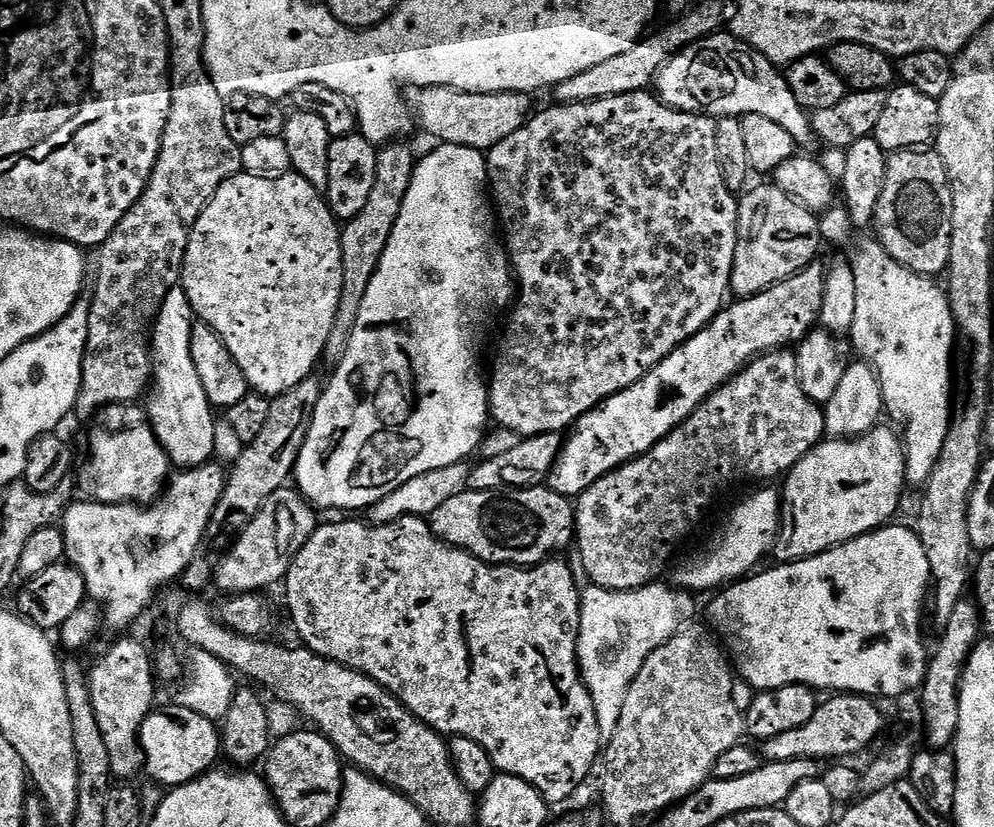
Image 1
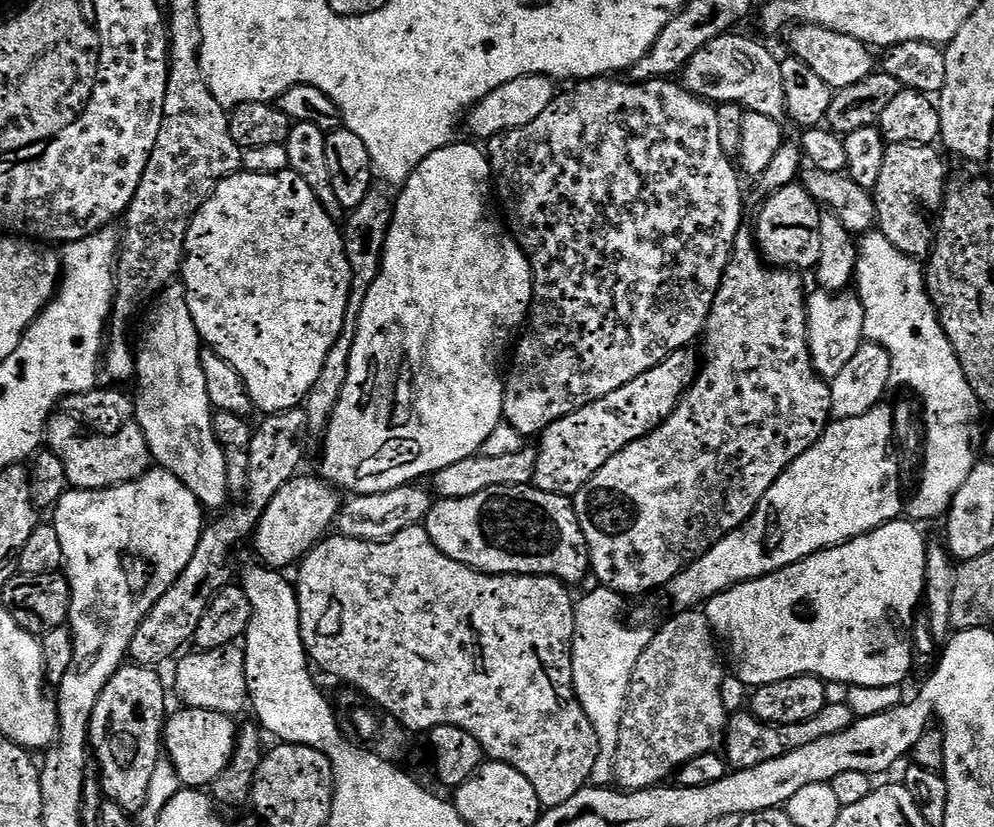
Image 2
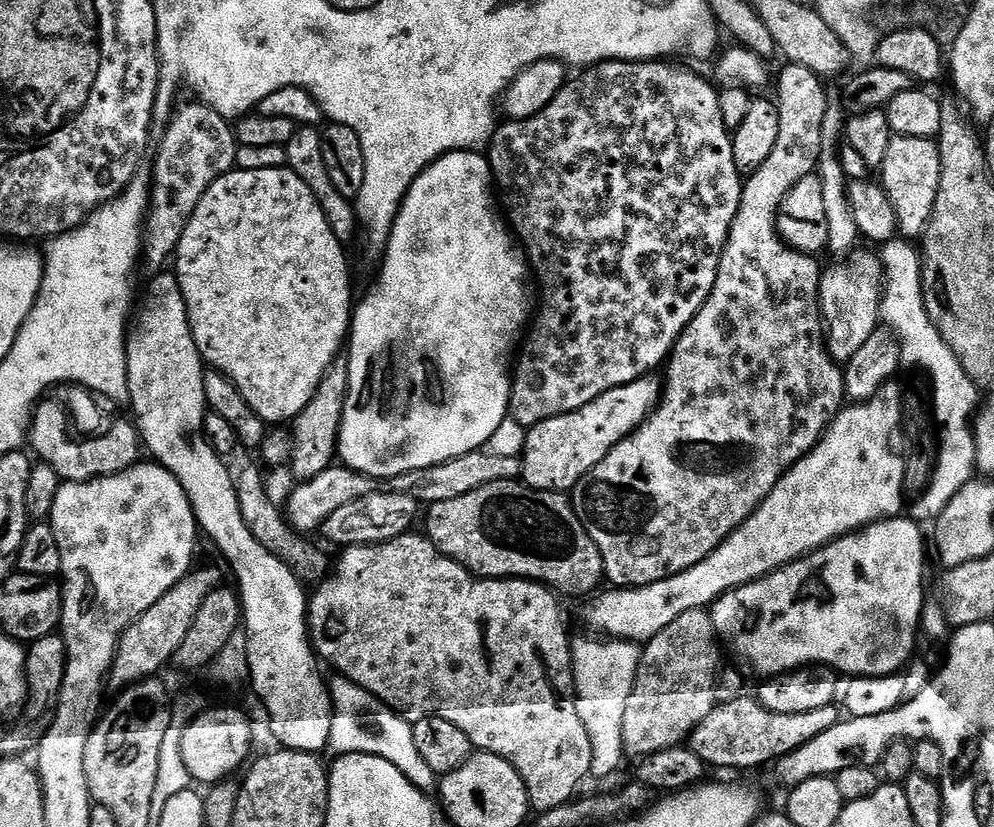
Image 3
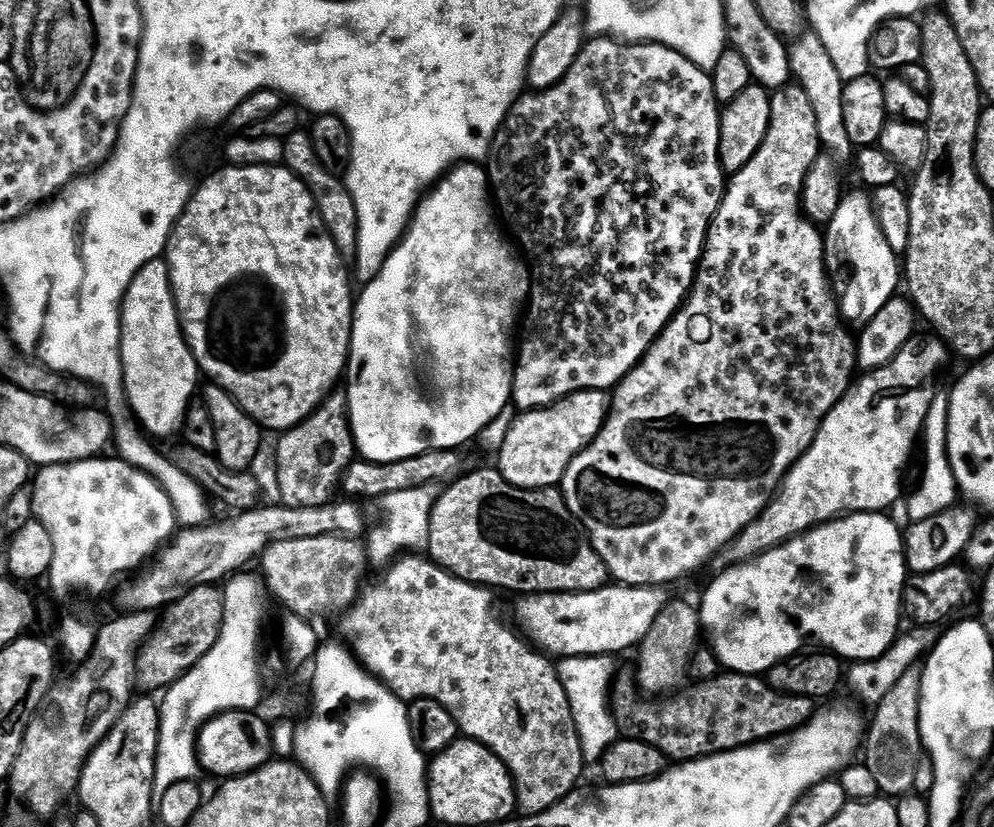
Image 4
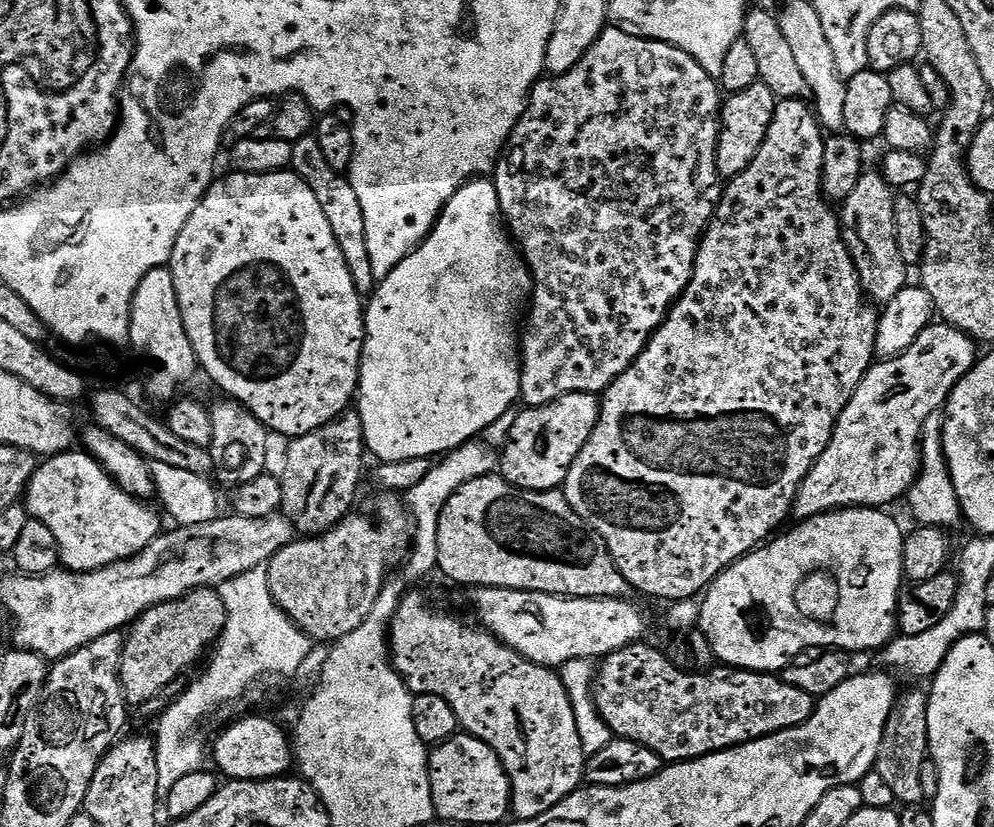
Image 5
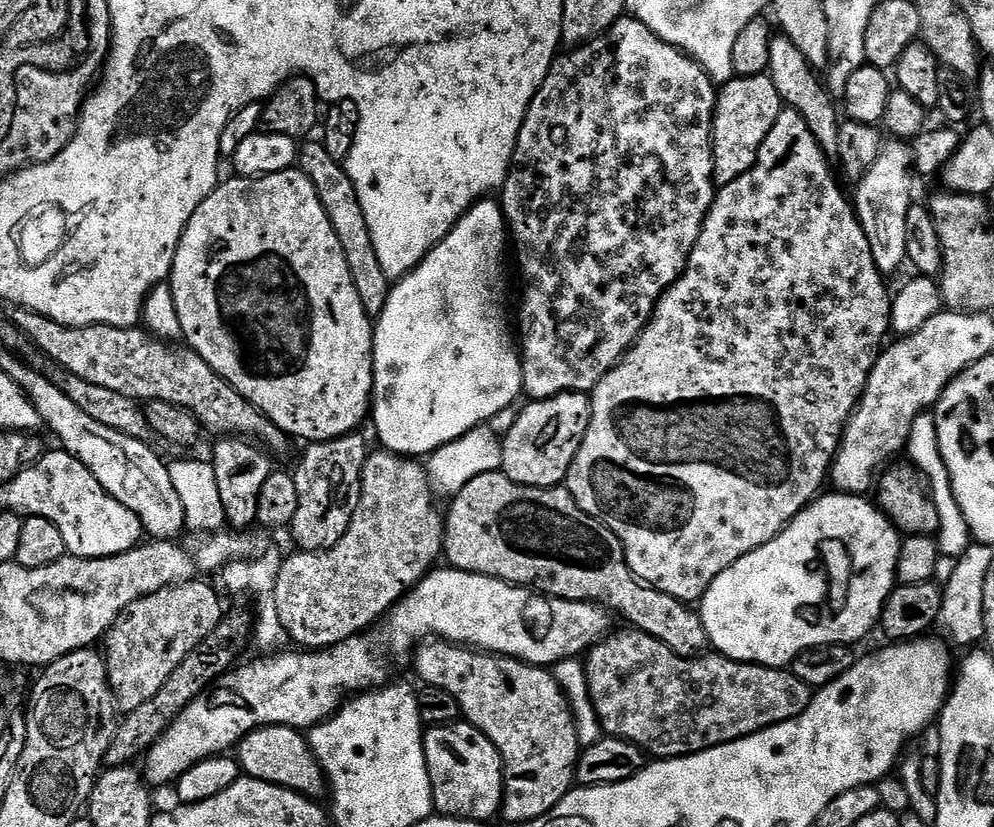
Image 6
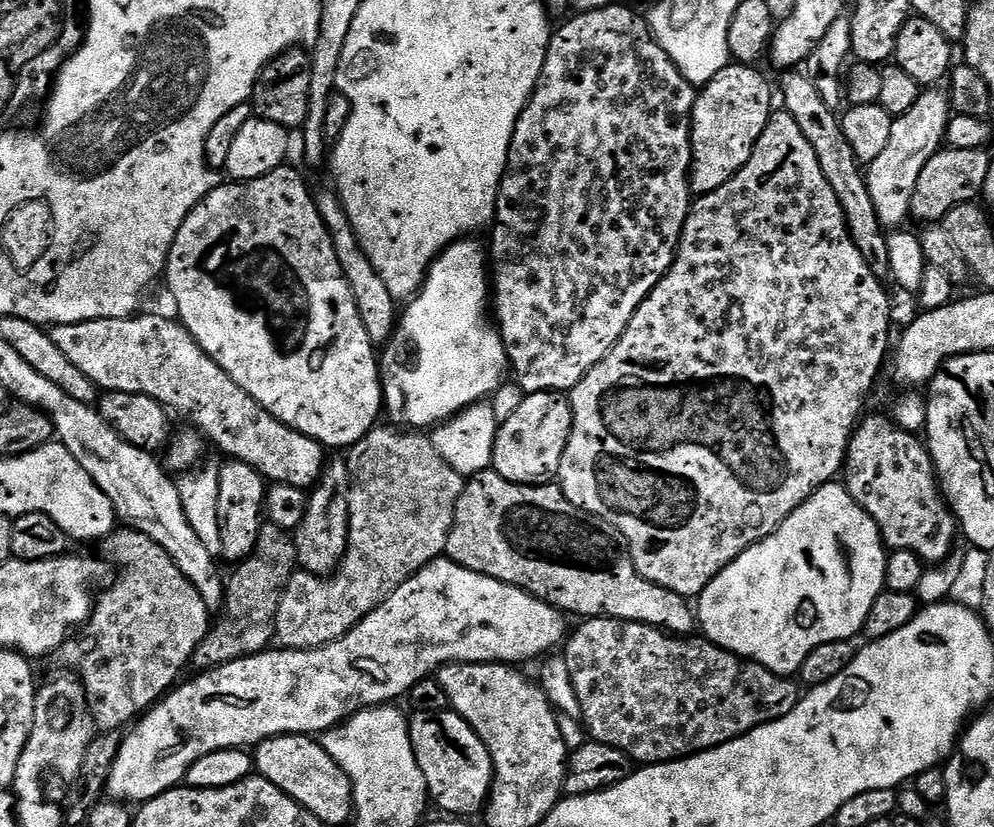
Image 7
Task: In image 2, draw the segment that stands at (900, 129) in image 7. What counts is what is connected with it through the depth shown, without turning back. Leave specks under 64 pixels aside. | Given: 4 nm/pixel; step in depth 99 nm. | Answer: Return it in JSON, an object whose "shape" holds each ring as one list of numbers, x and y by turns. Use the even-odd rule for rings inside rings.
{"shape":[[816,290,816,293,807,297,808,305,808,345,810,358,814,370,831,381,844,369,846,362,858,354,864,339,864,311,859,295,855,291,825,292]]}

